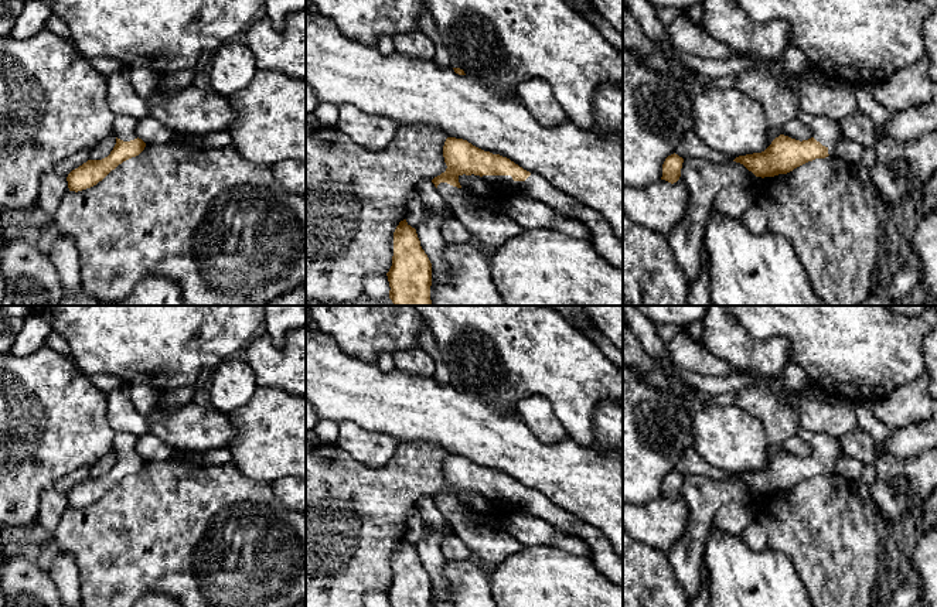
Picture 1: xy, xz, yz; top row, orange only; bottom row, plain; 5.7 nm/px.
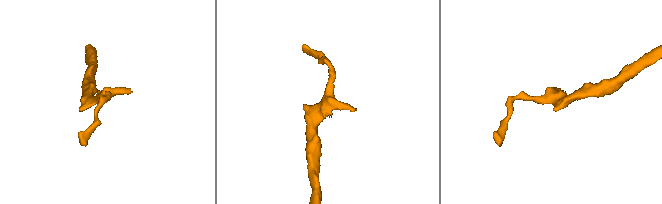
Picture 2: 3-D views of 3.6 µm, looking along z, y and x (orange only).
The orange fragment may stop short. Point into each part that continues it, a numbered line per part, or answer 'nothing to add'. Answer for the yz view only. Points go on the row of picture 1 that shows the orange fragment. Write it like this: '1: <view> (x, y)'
1: yz (827, 132)

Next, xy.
1: xy (125, 126)

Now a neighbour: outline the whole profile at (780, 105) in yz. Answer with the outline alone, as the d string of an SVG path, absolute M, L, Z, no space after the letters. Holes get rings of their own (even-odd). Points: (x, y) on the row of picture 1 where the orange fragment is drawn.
M761 65L740 72L735 88L761 105L770 129L778 129L801 113L800 98Z

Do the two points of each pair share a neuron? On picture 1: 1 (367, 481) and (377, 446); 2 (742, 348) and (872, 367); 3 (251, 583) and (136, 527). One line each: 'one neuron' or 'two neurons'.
1: two neurons
2: two neurons
3: one neuron

